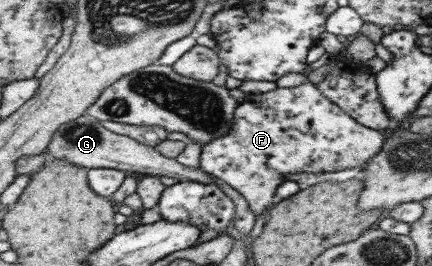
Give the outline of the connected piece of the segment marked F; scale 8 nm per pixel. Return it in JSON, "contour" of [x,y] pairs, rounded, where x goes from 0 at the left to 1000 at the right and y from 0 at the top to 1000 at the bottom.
{"contour":[[[699,308],[690,323],[671,331],[639,331],[616,342],[616,350],[590,350],[590,353],[567,353],[560,383],[551,383],[546,406],[542,406],[542,425],[537,436],[537,466],[532,466],[532,489],[528,504],[505,515],[500,523],[486,526],[477,541],[465,545],[465,571],[458,605],[458,628],[470,647],[484,650],[505,673],[519,680],[542,707],[546,722],[560,737],[569,756],[569,767],[579,774],[579,789],[588,797],[590,820],[602,820],[602,812],[613,816],[625,793],[634,763],[634,726],[639,703],[657,680],[657,658],[676,658],[676,650],[759,650],[764,643],[787,643],[789,635],[815,635],[815,628],[843,624],[843,617],[859,598],[868,575],[882,564],[884,541],[889,538],[887,492],[863,489],[843,477],[840,470],[826,466],[824,455],[815,451],[803,425],[796,425],[778,391],[771,391],[745,357],[741,338],[731,335],[727,316],[718,308]]]}

